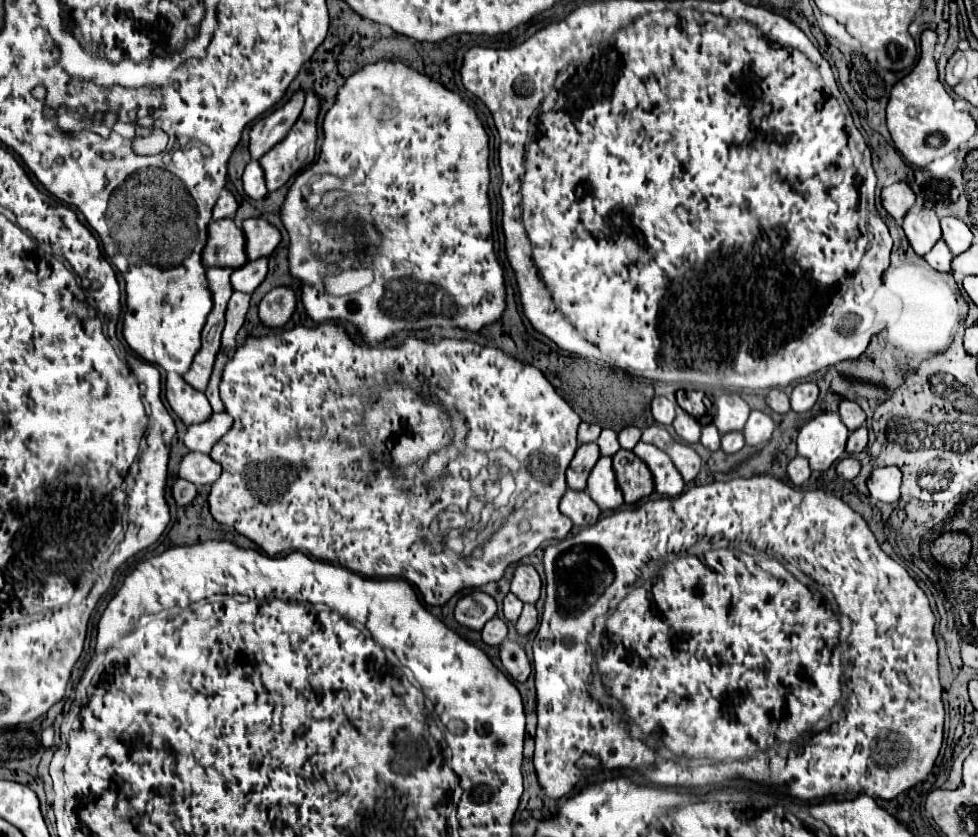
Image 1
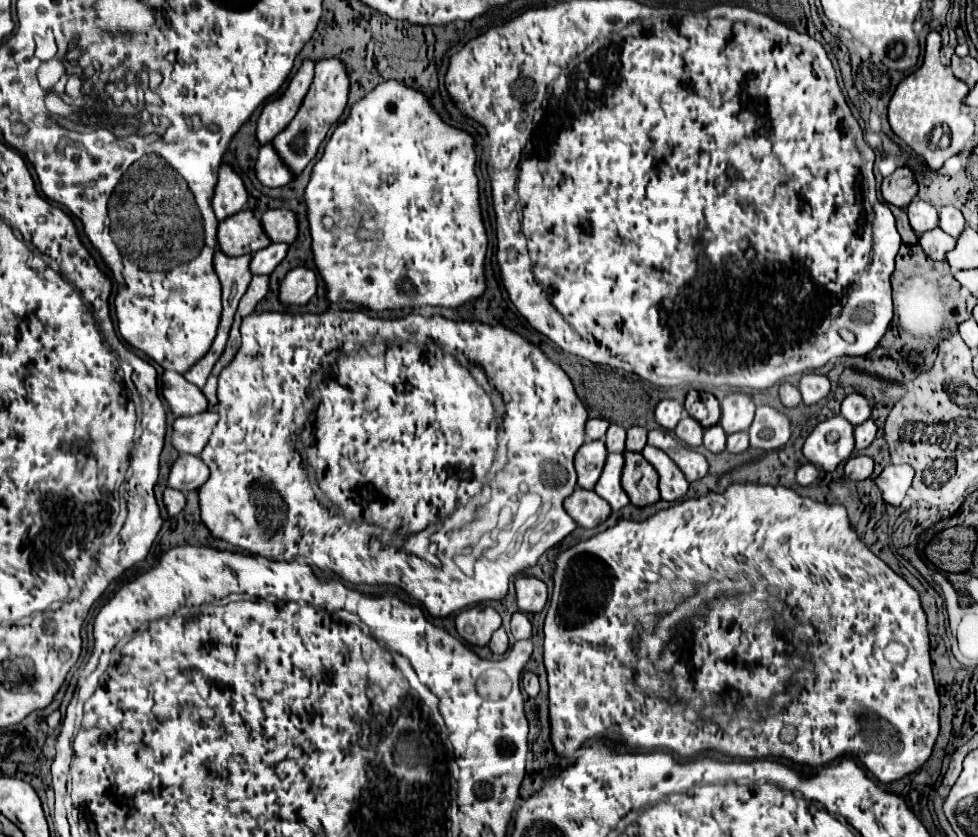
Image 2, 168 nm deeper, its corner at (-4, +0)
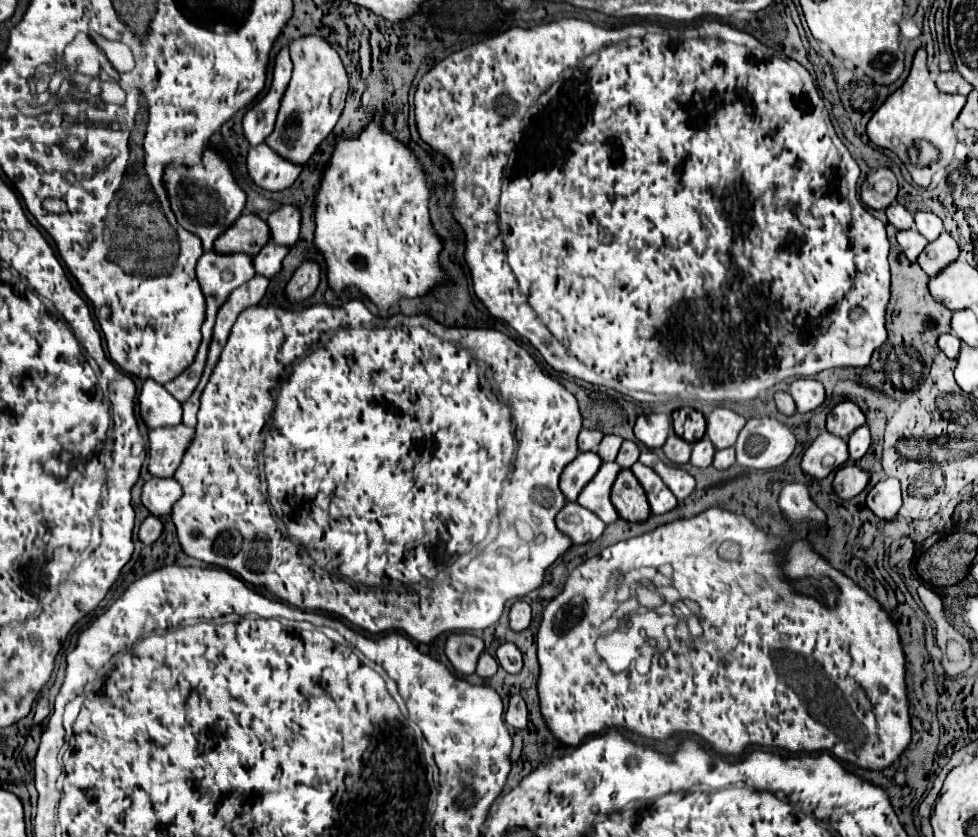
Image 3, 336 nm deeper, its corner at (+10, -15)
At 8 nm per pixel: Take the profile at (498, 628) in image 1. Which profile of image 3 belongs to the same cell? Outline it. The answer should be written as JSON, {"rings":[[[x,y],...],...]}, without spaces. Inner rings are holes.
{"rings":[[[482,652],[478,658],[478,666],[476,666],[476,674],[480,678],[492,678],[498,670],[498,662],[494,660],[494,656],[490,656],[488,652]]]}

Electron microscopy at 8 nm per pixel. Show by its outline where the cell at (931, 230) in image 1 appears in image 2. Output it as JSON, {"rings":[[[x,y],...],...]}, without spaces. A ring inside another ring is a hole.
{"rings":[[[914,199],[906,207],[906,213],[908,213],[910,225],[912,225],[912,229],[916,233],[922,233],[922,231],[928,231],[928,229],[938,227],[938,211],[932,205],[928,205],[926,201]]]}

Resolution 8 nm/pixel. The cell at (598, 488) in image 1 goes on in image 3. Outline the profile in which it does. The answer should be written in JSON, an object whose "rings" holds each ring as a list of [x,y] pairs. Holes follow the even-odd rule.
{"rings":[[[616,462],[602,464],[596,476],[586,484],[586,488],[578,496],[578,504],[586,506],[590,512],[594,512],[602,522],[612,524],[618,520],[616,508],[610,502],[610,488],[620,472],[620,466]]]}

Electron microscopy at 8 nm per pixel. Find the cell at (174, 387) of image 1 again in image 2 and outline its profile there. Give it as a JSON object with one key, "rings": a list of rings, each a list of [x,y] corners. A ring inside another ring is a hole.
{"rings":[[[176,371],[162,373],[162,395],[168,401],[174,417],[196,415],[208,407],[204,393]]]}

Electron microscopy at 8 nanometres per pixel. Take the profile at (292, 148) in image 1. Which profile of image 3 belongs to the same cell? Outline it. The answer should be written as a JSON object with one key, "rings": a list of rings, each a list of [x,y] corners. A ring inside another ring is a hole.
{"rings":[[[306,36],[290,42],[290,56],[294,62],[292,80],[282,98],[276,128],[272,136],[266,138],[266,144],[280,158],[296,166],[304,166],[320,142],[332,132],[342,114],[348,92],[348,76],[336,50],[318,36]]]}

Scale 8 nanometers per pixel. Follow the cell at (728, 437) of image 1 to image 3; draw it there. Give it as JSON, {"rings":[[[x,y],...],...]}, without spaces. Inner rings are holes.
{"rings":[[[724,448],[724,450],[716,450],[716,456],[714,456],[712,466],[718,468],[718,470],[726,470],[726,468],[730,468],[734,462],[736,462],[736,458],[734,458],[734,448]]]}

